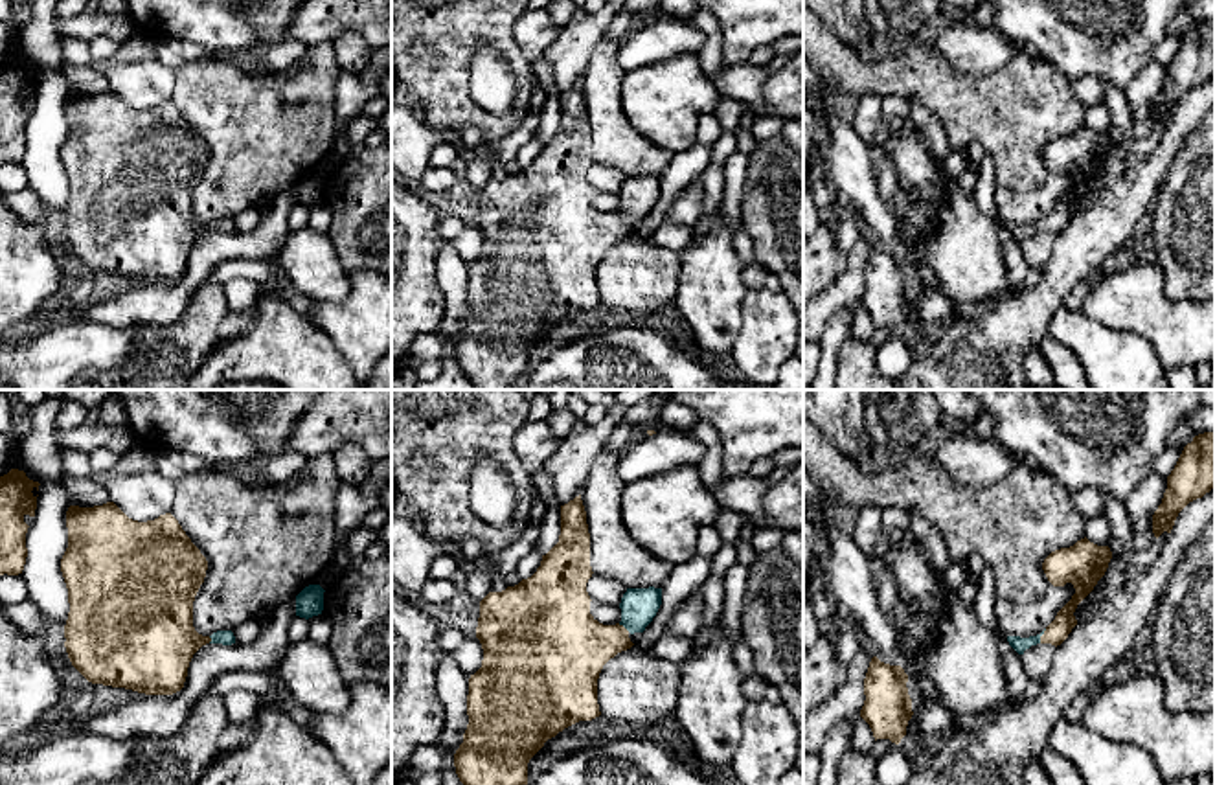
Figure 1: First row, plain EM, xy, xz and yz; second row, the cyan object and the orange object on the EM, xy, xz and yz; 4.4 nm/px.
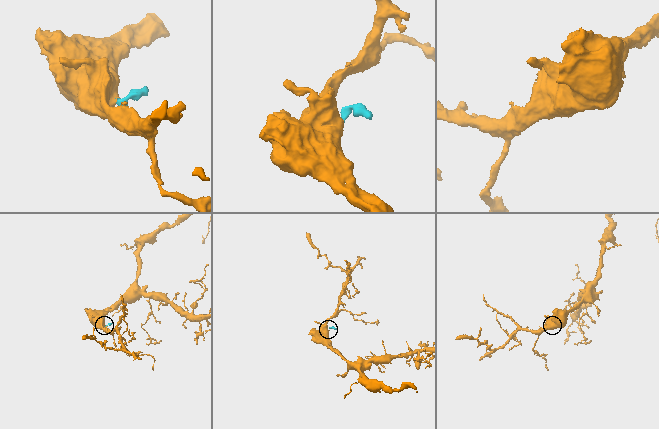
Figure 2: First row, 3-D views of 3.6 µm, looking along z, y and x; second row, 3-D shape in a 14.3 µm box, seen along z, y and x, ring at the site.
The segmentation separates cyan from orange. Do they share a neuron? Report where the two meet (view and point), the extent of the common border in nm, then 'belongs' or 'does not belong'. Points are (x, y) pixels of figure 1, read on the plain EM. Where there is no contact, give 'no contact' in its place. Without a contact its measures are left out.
meets cyan in yz at (1041, 223); contact 70 nm long; belongs

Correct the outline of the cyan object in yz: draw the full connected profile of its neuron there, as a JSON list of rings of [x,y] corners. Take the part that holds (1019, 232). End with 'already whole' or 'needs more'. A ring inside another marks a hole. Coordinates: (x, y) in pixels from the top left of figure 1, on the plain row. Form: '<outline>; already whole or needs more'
[[[1086,125],[1077,129],[1070,136],[1051,140],[1042,151],[1042,158],[1048,169],[1053,175],[1064,175],[1066,171],[1072,171],[1075,182],[1040,222],[1029,226],[1007,224],[1009,233],[1018,243],[1024,243],[1026,237],[1037,232],[1051,232],[1055,235],[1061,233],[1077,213],[1077,208],[1073,204],[1077,193],[1094,178],[1097,169],[1105,164],[1110,147],[1112,140],[1108,134],[1097,134]]]; needs more

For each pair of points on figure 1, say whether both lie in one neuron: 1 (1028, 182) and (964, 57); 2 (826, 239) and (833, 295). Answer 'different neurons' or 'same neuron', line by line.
1: different neurons
2: different neurons

